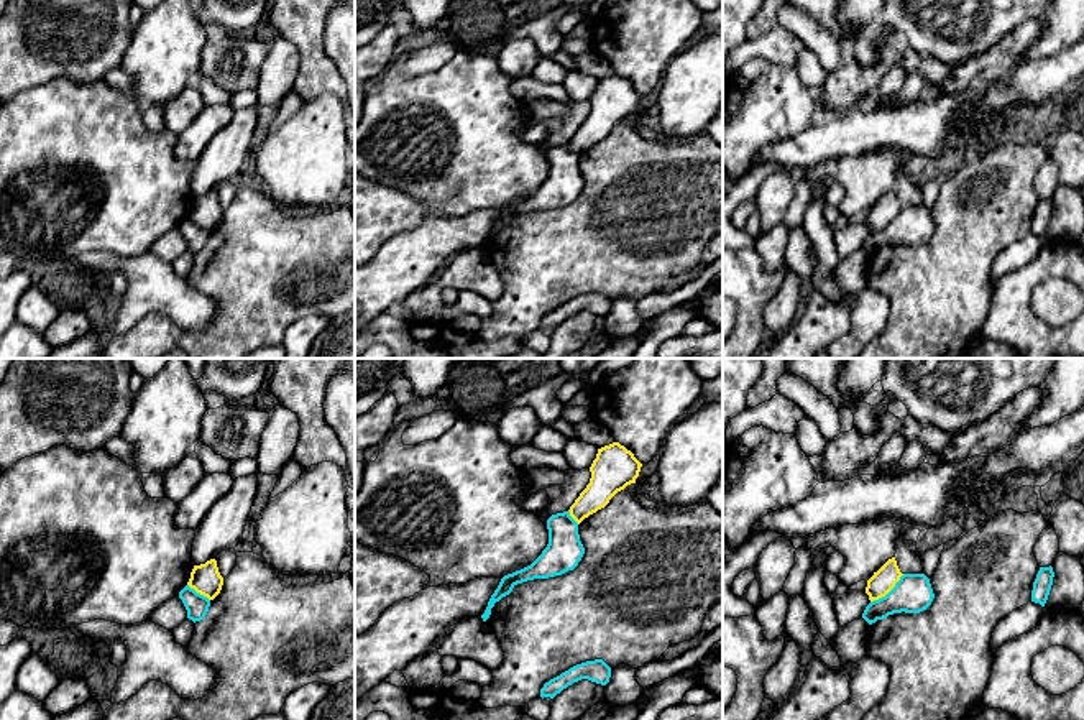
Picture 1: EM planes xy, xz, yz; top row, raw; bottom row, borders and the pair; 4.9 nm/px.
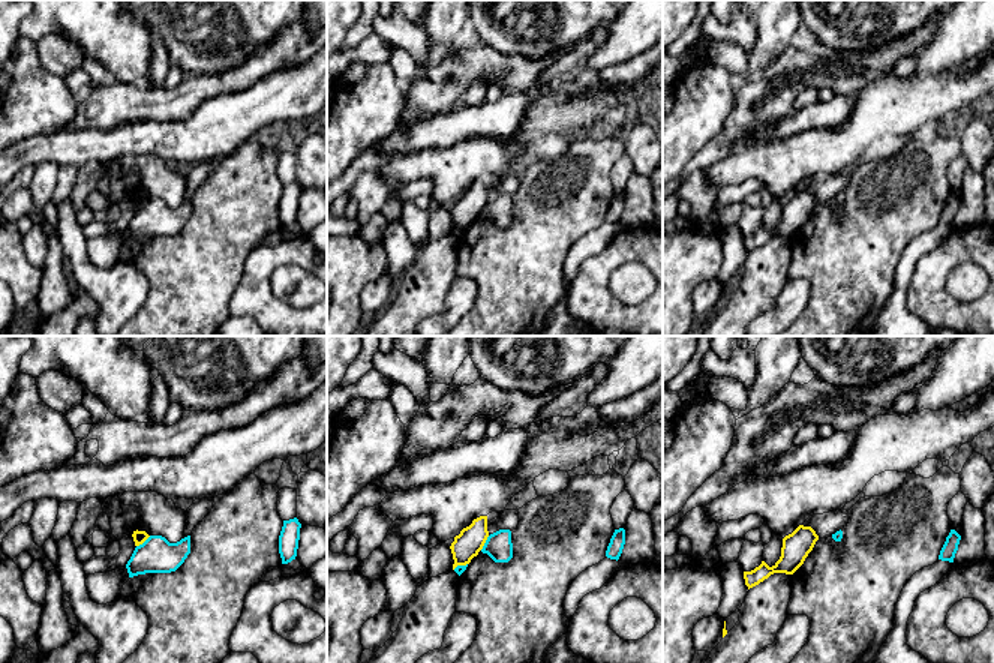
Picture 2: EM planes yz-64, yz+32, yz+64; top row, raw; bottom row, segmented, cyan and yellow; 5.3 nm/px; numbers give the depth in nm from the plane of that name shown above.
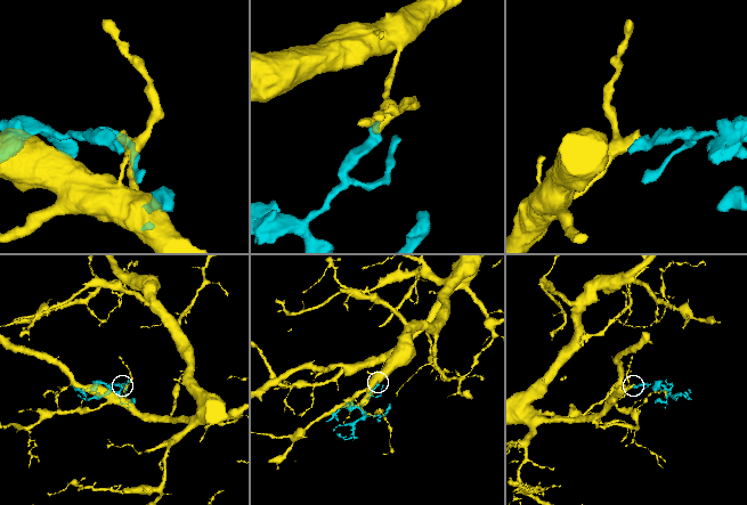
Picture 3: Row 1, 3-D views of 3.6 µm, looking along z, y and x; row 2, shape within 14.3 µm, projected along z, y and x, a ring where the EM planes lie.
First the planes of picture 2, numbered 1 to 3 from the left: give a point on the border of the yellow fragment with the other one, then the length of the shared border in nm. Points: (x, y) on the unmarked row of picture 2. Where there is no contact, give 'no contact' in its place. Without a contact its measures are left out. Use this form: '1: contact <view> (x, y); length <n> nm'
1: contact yz-64 (144, 206); length 100 nm
2: contact yz+32 (485, 207); length 90 nm
3: no contact

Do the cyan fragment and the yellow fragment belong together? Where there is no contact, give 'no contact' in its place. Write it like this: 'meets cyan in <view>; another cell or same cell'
meets cyan in yz; another cell

